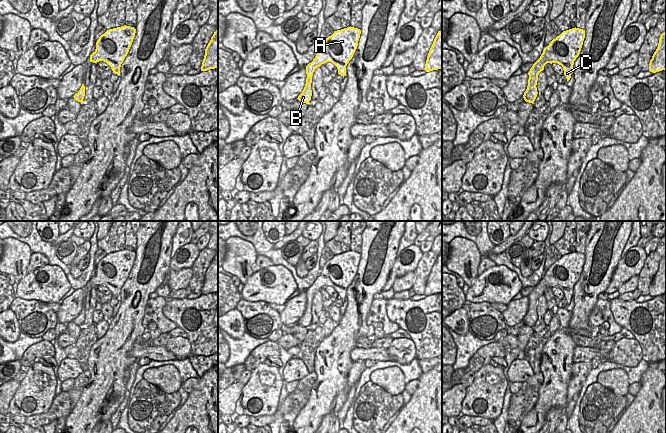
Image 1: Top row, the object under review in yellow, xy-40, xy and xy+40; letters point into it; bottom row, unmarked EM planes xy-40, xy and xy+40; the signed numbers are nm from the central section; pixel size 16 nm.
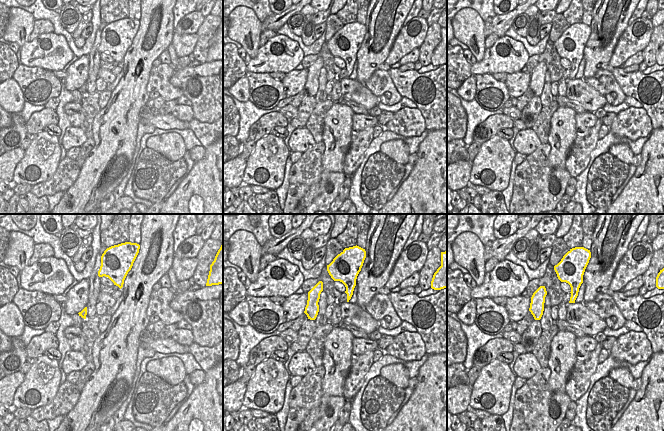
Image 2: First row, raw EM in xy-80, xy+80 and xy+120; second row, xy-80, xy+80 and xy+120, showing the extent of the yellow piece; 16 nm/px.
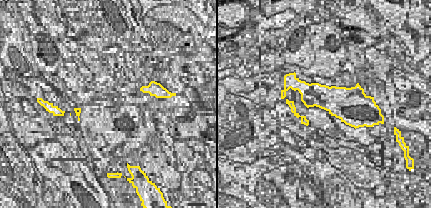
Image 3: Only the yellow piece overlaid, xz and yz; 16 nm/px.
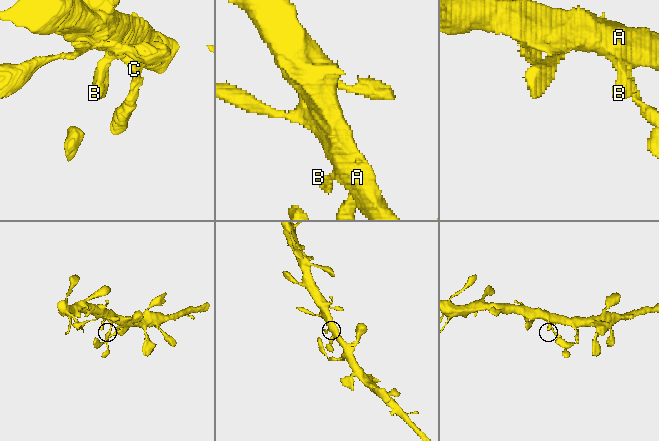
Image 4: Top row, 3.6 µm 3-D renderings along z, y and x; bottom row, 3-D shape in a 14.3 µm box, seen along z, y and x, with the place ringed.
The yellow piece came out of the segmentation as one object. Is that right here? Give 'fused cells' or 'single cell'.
single cell

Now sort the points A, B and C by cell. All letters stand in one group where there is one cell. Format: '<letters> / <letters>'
A B C

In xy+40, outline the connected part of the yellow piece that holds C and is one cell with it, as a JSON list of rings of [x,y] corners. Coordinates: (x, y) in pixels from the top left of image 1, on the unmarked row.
[[[575,251],[563,255],[544,272],[540,282],[528,296],[528,310],[523,319],[526,326],[534,327],[538,318],[536,311],[538,299],[544,294],[544,290],[547,287],[558,287],[561,289],[567,306],[570,304],[571,298],[573,297],[574,285],[580,278],[584,262],[585,254]]]

